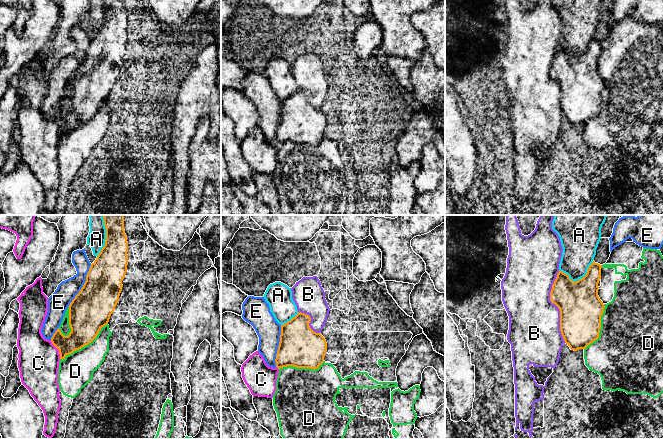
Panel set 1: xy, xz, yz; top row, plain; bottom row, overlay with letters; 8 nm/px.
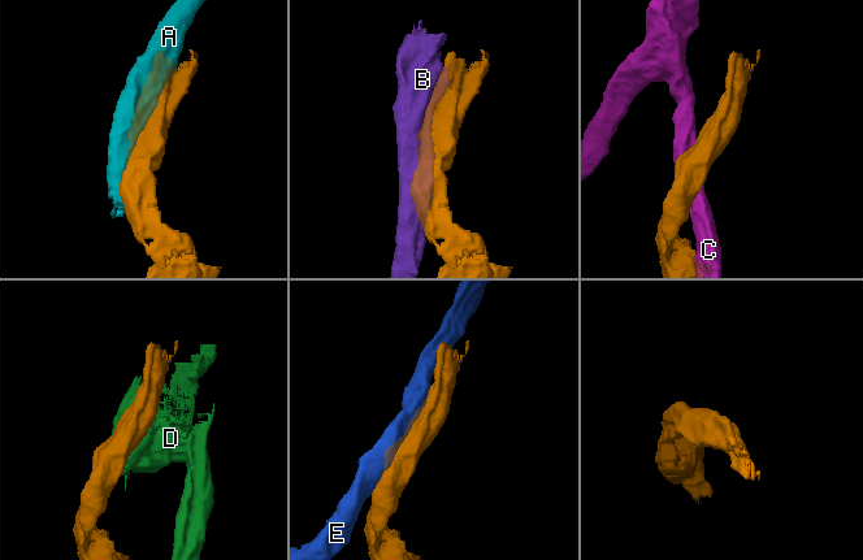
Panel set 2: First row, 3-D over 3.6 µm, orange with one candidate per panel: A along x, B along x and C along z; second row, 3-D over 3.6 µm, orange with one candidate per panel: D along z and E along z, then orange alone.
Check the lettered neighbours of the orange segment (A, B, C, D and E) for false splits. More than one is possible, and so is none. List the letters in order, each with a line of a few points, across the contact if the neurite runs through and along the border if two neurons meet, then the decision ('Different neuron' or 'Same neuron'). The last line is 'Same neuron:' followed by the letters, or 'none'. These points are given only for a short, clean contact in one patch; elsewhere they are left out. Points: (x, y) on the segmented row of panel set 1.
A: Different neuron
B: Different neuron
C: Different neuron
D: Different neuron
E: Different neuron
Same neuron: none

